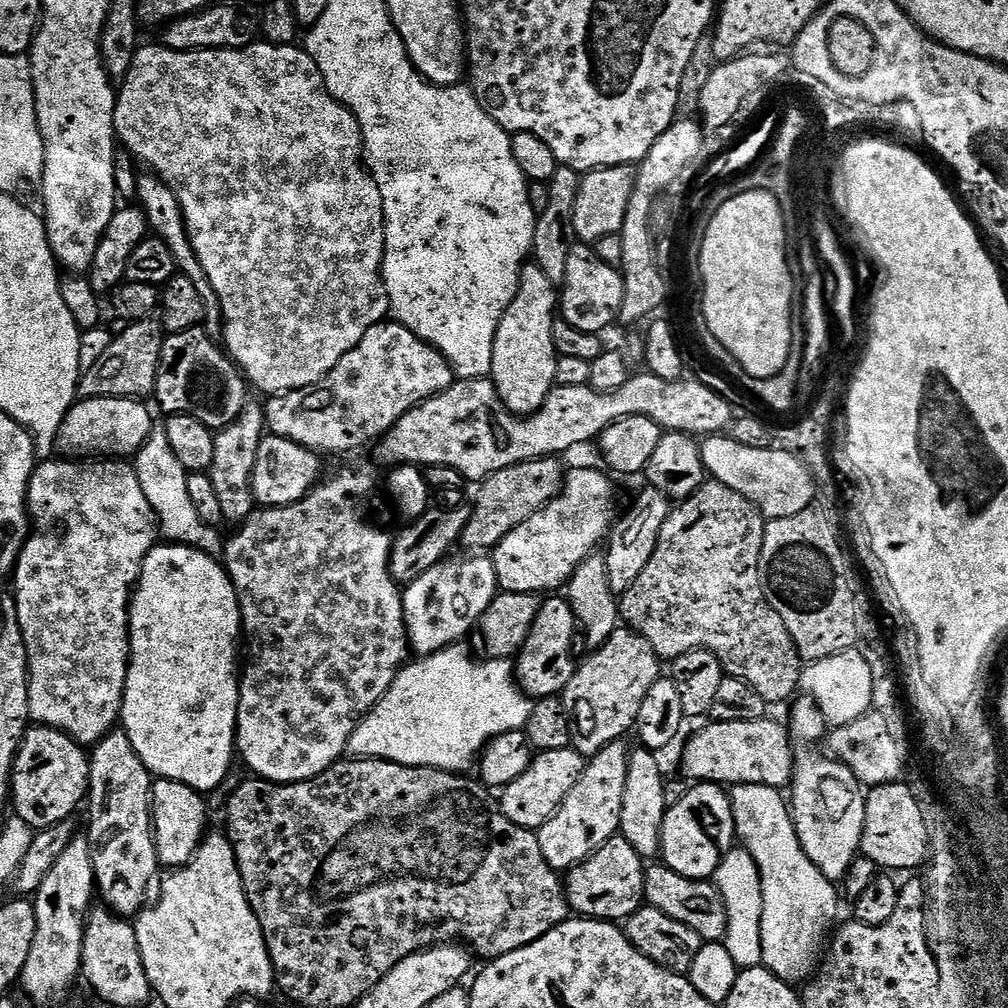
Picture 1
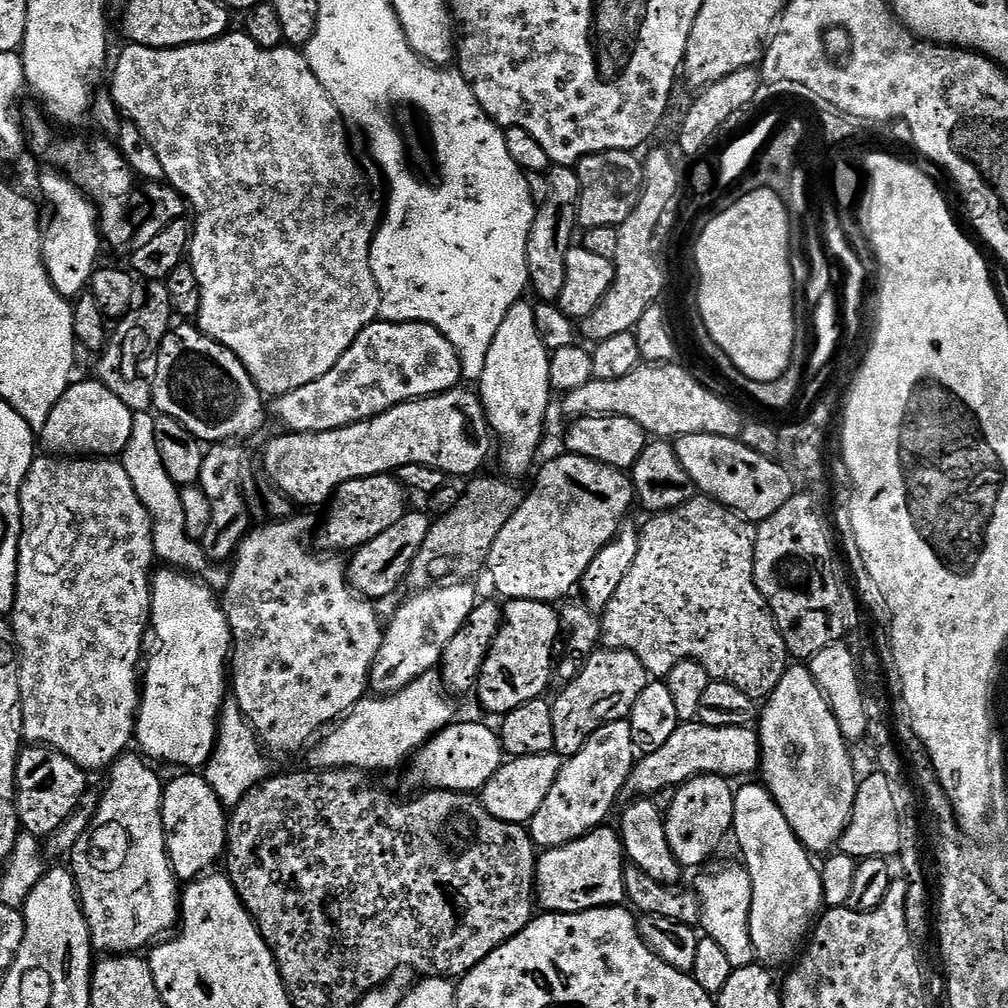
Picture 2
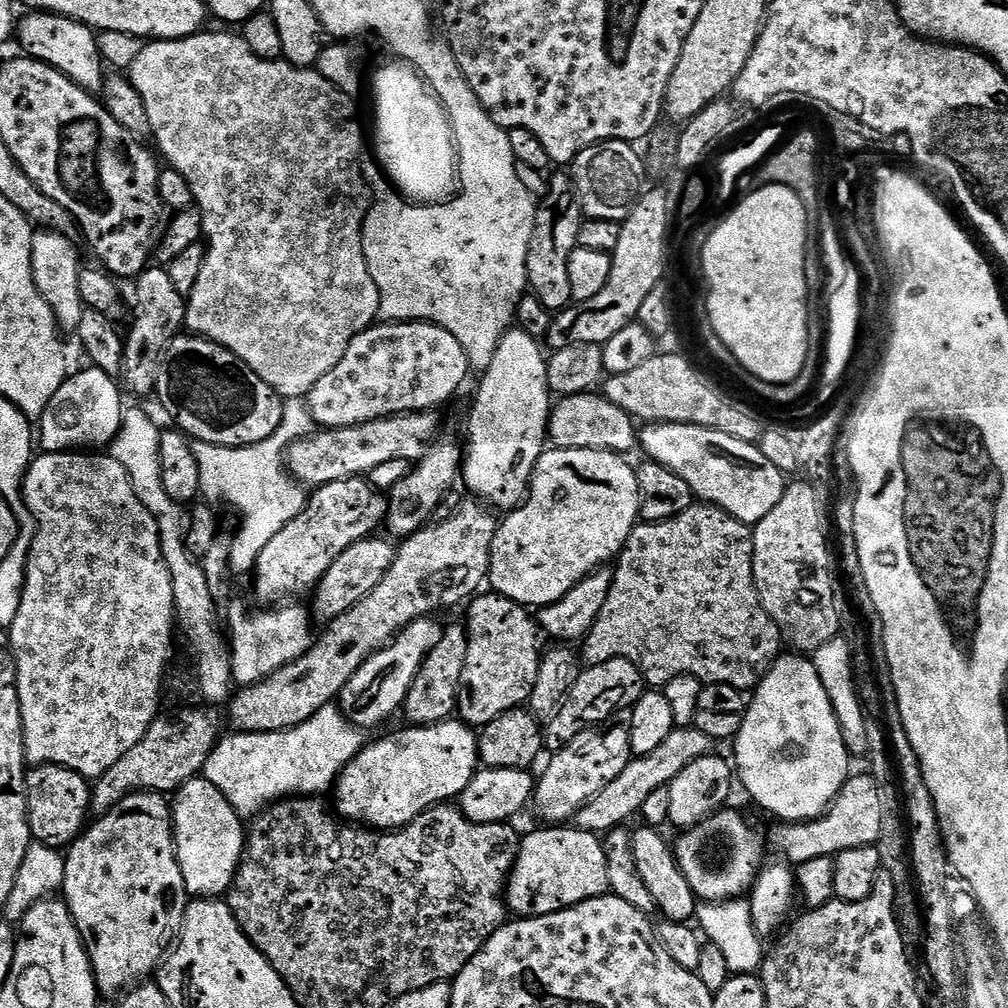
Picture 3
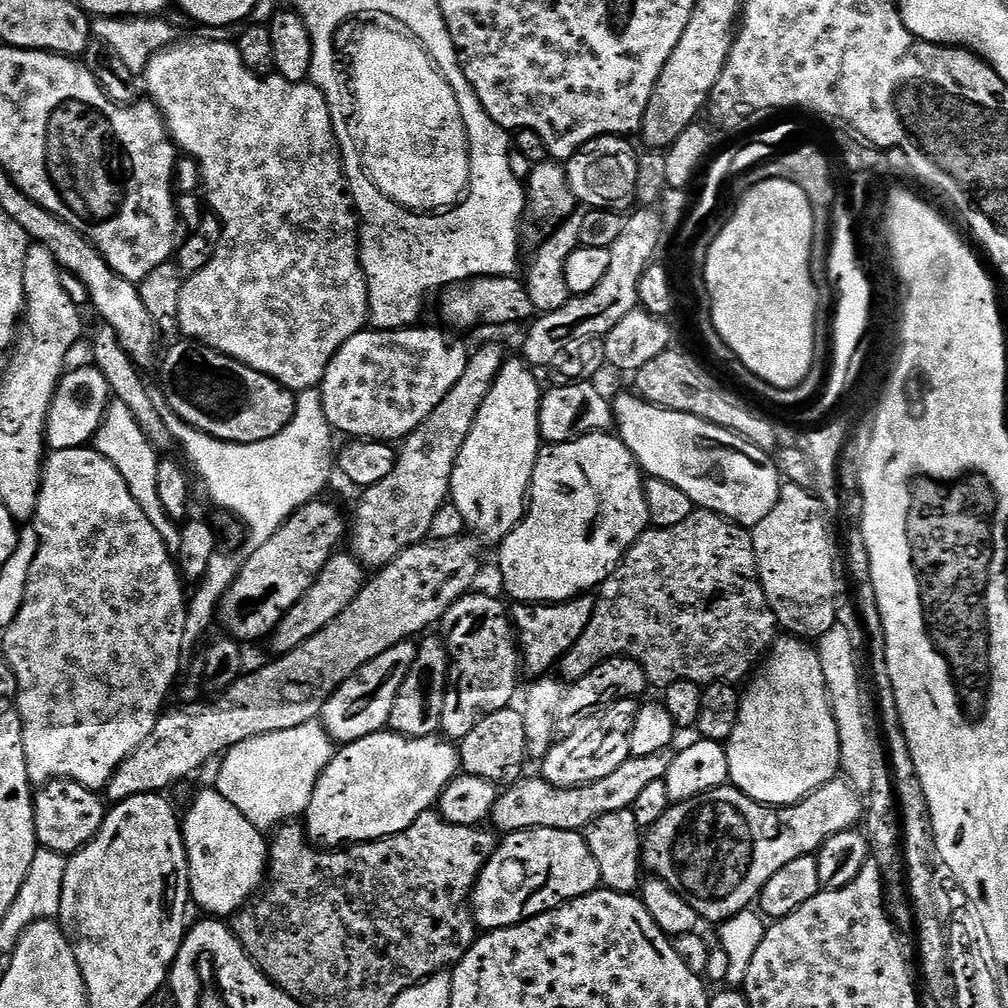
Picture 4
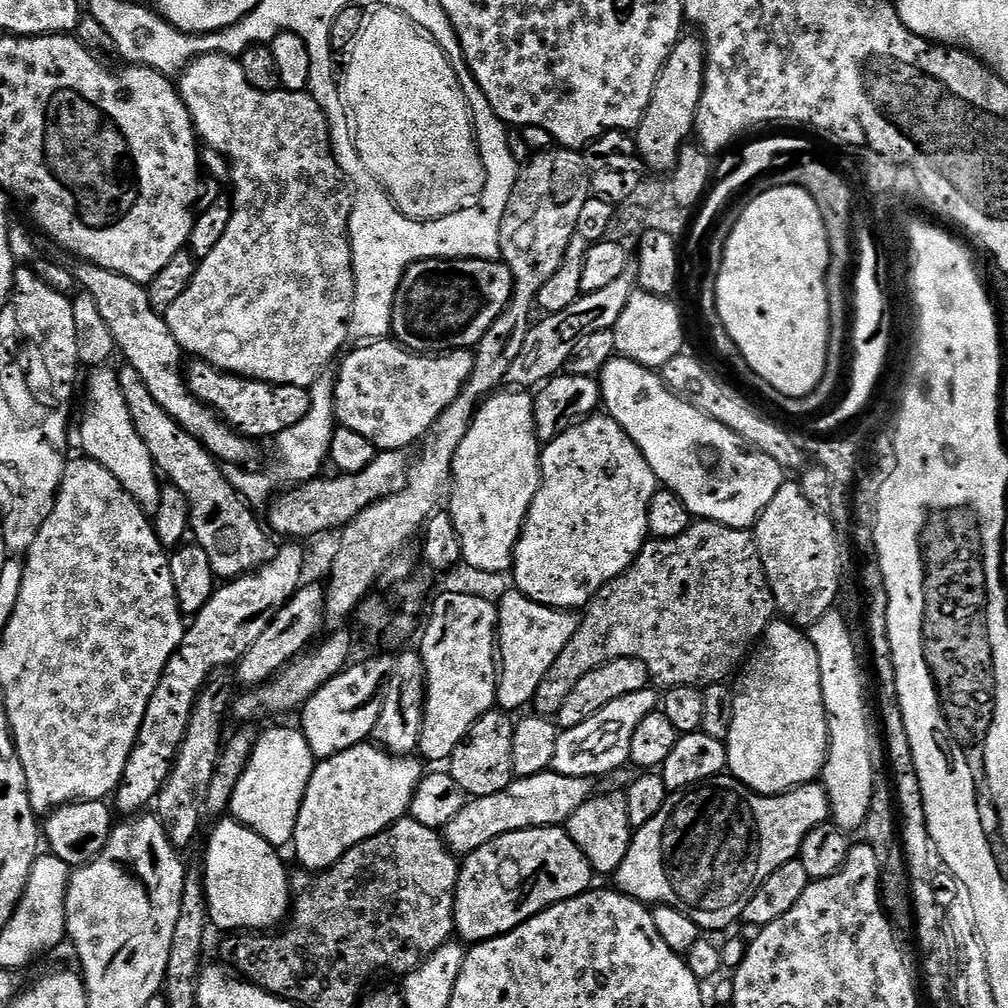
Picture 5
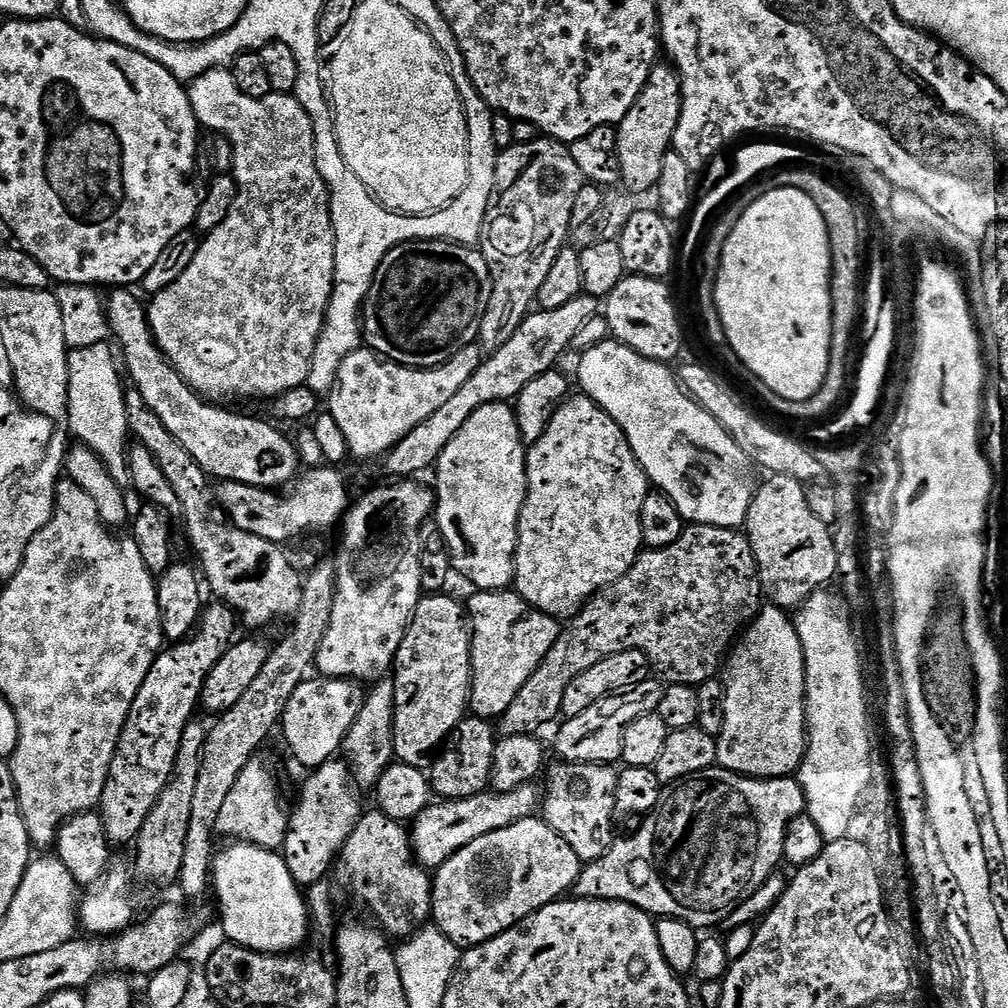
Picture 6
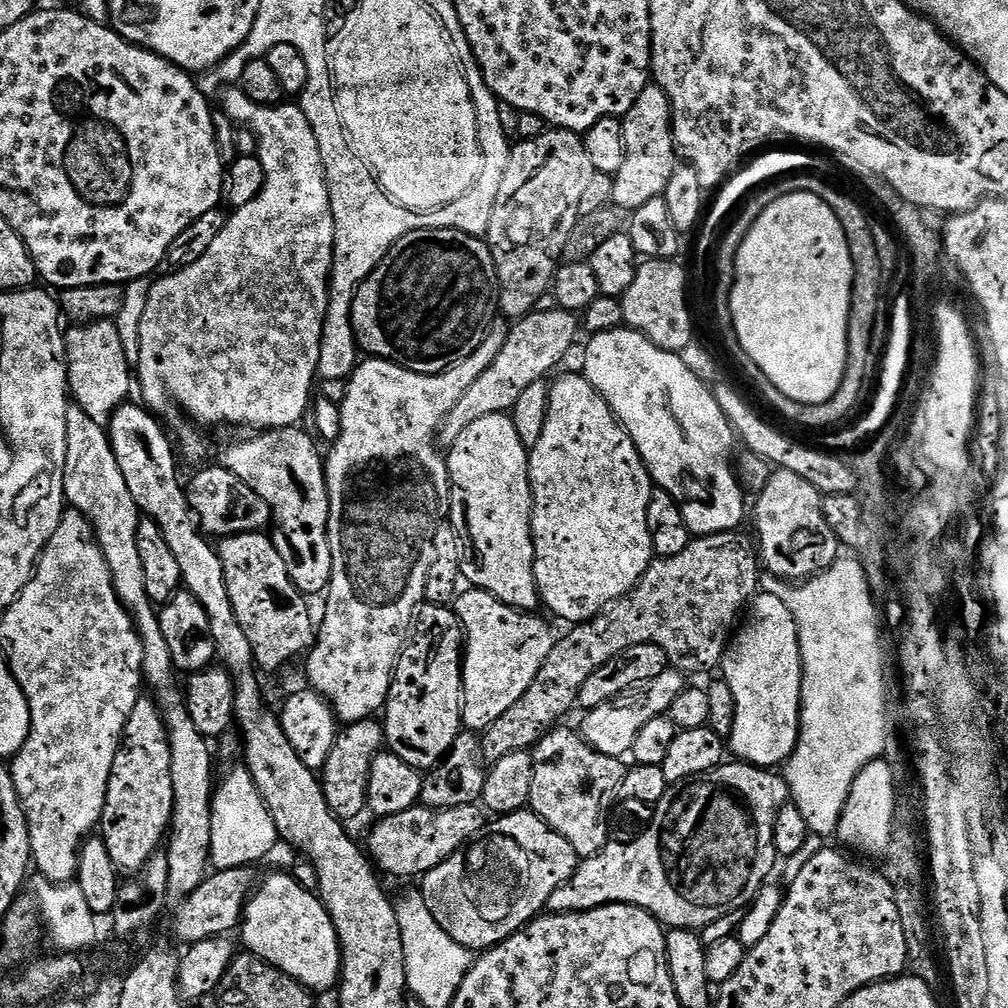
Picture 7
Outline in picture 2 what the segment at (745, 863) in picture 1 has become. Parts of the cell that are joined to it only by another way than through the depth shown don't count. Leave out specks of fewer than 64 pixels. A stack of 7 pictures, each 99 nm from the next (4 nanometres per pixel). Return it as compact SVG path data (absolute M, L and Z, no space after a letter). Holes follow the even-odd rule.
M743 865L728 866L714 874L702 874L695 878L692 890L699 898L699 925L705 937L720 945L734 970L753 963L755 952L749 936L749 910L753 900L753 888L747 869Z

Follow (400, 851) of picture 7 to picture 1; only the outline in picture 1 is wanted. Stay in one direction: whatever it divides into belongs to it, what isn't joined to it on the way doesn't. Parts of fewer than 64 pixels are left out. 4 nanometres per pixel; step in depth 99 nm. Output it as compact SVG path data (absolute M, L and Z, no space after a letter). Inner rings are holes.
M764 719L705 723L705 728L698 729L684 748L683 775L689 781L706 784L721 786L753 784L777 790L787 789L792 783L793 745L785 729L783 732L774 721Z

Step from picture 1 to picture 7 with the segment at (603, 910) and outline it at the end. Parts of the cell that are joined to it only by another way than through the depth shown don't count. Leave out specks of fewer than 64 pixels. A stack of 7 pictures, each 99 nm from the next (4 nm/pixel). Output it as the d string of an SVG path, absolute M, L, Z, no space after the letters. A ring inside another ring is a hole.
M521 810L519 812L511 812L509 816L502 816L485 823L479 836L475 836L473 840L469 840L467 844L460 847L457 852L450 854L450 858L446 858L446 862L442 862L438 866L434 866L434 870L430 870L422 878L422 891L424 901L426 902L426 910L430 910L430 914L434 914L434 922L438 922L438 926L442 926L442 930L446 930L446 934L450 934L450 938L454 938L454 942L458 942L463 948L469 950L487 950L500 944L506 938L510 938L514 933L519 932L526 924L531 924L547 909L550 894L554 894L554 890L558 890L558 886L562 886L576 872L578 857L574 846L570 846L570 842L566 842L566 838L562 838L562 834L558 834L553 828L547 824L542 817L537 816L531 810Z

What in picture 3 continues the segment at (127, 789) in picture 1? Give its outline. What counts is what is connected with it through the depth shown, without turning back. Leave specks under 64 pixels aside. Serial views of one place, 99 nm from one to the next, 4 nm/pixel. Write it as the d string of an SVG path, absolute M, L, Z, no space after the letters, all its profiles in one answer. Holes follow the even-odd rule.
M136 792L95 823L67 849L62 899L88 951L97 989L103 995L105 992L115 997L147 981L151 977L148 975L159 969L166 949L179 937L184 927L184 910L190 903L190 897L182 882L182 870L176 857L172 809L161 793Z

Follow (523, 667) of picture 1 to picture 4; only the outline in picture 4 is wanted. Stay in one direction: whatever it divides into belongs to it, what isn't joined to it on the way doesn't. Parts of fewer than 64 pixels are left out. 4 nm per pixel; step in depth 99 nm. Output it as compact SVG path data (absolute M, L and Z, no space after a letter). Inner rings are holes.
M479 590L454 601L444 615L442 628L448 631L450 671L439 731L447 739L459 742L486 714L509 707L515 696L517 699L516 683L522 675L521 649L509 605L496 596L483 596Z

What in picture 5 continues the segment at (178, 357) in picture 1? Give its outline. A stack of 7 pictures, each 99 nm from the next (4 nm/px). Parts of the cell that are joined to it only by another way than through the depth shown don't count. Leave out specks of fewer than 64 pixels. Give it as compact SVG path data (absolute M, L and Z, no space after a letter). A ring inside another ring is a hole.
M195 358L189 359L183 365L182 375L184 384L192 392L192 396L212 409L225 424L229 424L233 433L245 438L257 438L256 436L275 438L282 434L282 430L298 426L298 422L302 422L304 417L304 412L300 410L293 416L284 416L284 407L287 406L290 395L287 384L267 384L264 380L235 376L232 372L223 372L221 368Z

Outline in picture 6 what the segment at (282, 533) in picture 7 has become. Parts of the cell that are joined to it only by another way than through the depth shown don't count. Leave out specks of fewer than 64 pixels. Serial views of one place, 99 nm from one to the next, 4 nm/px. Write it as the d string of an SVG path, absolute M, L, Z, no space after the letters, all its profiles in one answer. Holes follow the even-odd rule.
M132 290L113 292L116 293L106 302L111 335L120 339L119 347L122 349L127 375L130 380L132 375L141 398L148 403L145 404L147 409L156 413L156 417L182 442L186 451L203 466L205 472L239 484L271 489L275 485L280 486L284 476L295 477L299 473L300 456L295 446L282 433L276 432L275 423L267 424L264 420L243 416L240 412L227 412L220 408L224 406L209 402L192 389L156 343L156 335L148 323L145 301L140 301ZM224 444L236 448L236 452L229 454L228 464L224 464Z

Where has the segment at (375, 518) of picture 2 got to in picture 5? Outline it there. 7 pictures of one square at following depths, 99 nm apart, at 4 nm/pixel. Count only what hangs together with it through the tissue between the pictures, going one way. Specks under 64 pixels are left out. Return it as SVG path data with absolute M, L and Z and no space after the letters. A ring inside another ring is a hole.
M299 543L285 544L288 544L285 548L277 547L272 559L255 572L221 583L212 593L210 602L202 606L197 616L191 617L178 650L174 650L170 662L166 662L166 670L160 675L158 686L146 706L146 718L126 762L124 779L114 793L117 813L140 814L147 809L144 808L147 804L149 807L155 801L170 774L176 751L182 746L192 707L204 683L213 672L239 662L246 650L258 642L262 630L270 626L278 610L282 610L286 601L301 588L305 579L304 552L296 545Z

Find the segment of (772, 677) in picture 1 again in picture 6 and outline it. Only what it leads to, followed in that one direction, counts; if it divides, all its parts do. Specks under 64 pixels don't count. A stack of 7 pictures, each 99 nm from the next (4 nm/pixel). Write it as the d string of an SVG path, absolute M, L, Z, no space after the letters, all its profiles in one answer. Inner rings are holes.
M707 526L697 527L695 531L696 536L692 536L692 534L685 535L681 543L674 544L671 548L658 548L645 551L632 569L629 570L621 580L603 589L603 591L593 596L592 599L584 605L582 611L575 617L574 623L576 623L576 629L573 630L572 637L568 640L568 645L565 646L564 644L559 651L551 655L548 660L541 665L539 671L534 673L531 680L525 684L524 690L517 696L514 703L504 712L502 717L502 723L504 723L504 728L502 724L502 732L504 736L531 736L539 733L539 728L544 728L547 724L554 723L553 725L555 725L557 721L561 719L560 711L565 711L568 691L573 682L575 682L583 672L590 670L590 666L598 666L598 662L602 662L614 654L622 654L623 652L645 652L649 660L652 661L655 671L659 673L665 681L668 679L667 683L669 685L691 684L693 686L701 686L709 680L717 679L717 677L725 671L729 655L737 643L738 637L747 629L748 625L759 616L761 608L765 607L766 584L762 579L760 563L756 560L756 554L752 549L752 542L743 531L735 528L710 528Z

